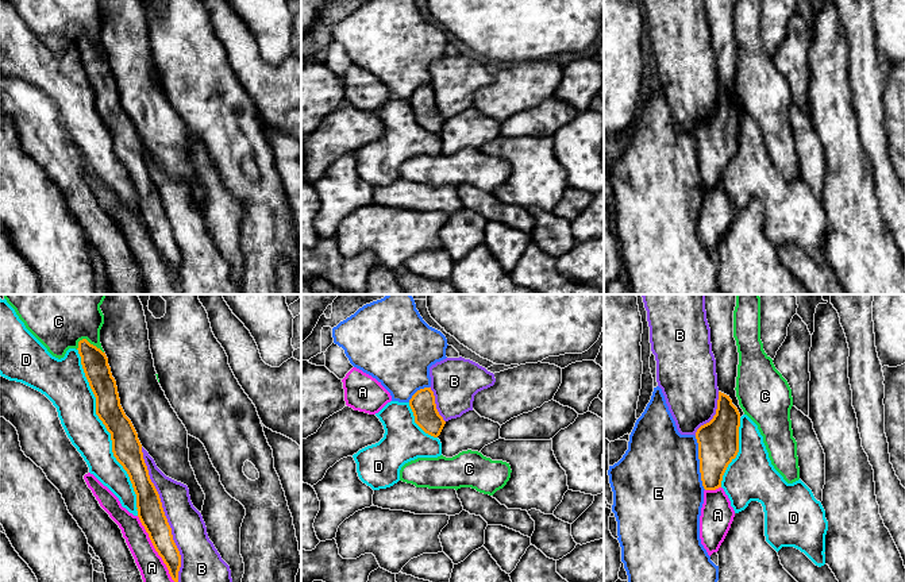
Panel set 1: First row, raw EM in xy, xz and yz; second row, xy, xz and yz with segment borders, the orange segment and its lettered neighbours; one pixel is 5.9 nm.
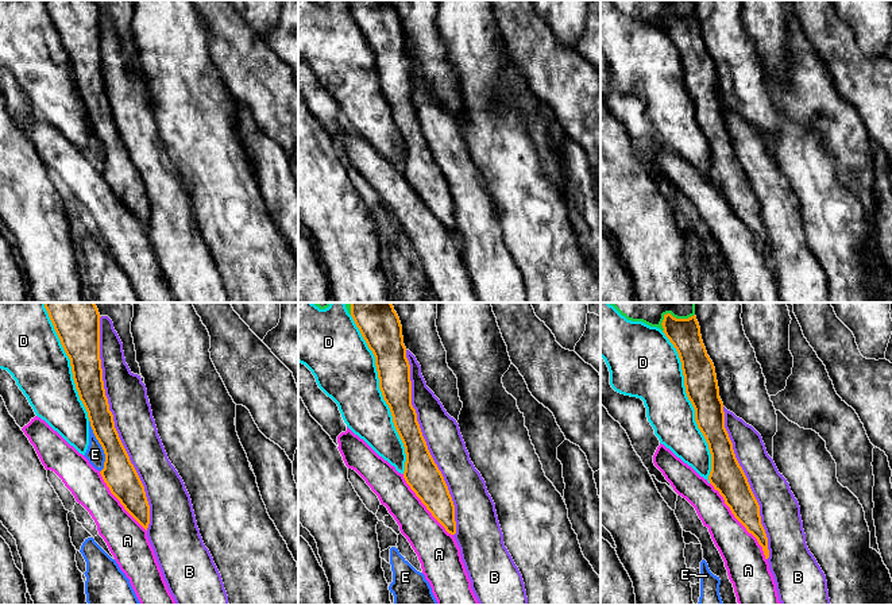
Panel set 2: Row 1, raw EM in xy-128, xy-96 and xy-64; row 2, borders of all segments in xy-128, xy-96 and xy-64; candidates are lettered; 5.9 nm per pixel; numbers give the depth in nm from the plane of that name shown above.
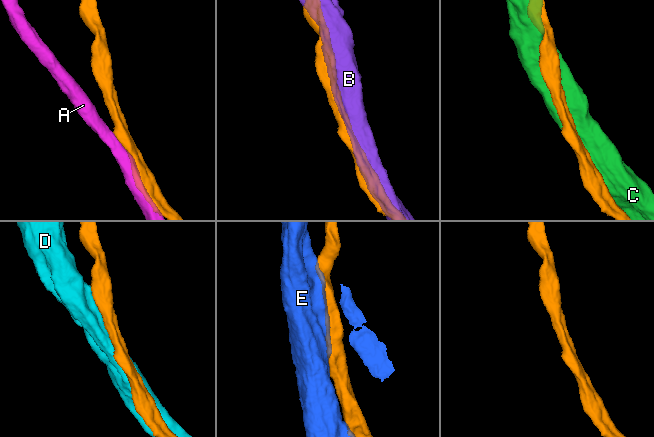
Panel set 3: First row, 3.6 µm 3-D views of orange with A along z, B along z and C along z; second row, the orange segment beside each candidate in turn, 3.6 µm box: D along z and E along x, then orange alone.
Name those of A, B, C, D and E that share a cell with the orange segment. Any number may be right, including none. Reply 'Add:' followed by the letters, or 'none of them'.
Add: B

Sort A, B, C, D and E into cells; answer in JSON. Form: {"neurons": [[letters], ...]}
{"neurons": [["A"], ["B"], ["C"], ["D"], ["E"]]}

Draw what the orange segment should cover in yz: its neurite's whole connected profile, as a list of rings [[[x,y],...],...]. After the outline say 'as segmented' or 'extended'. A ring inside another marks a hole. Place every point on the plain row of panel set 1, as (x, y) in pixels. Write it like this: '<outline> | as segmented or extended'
[[[644,0],[650,24],[651,49],[656,58],[656,80],[681,132],[694,132],[698,140],[701,178],[705,188],[721,185],[728,162],[739,150],[740,111],[729,93],[717,85],[716,57],[712,50],[710,26],[705,0]]] | extended

